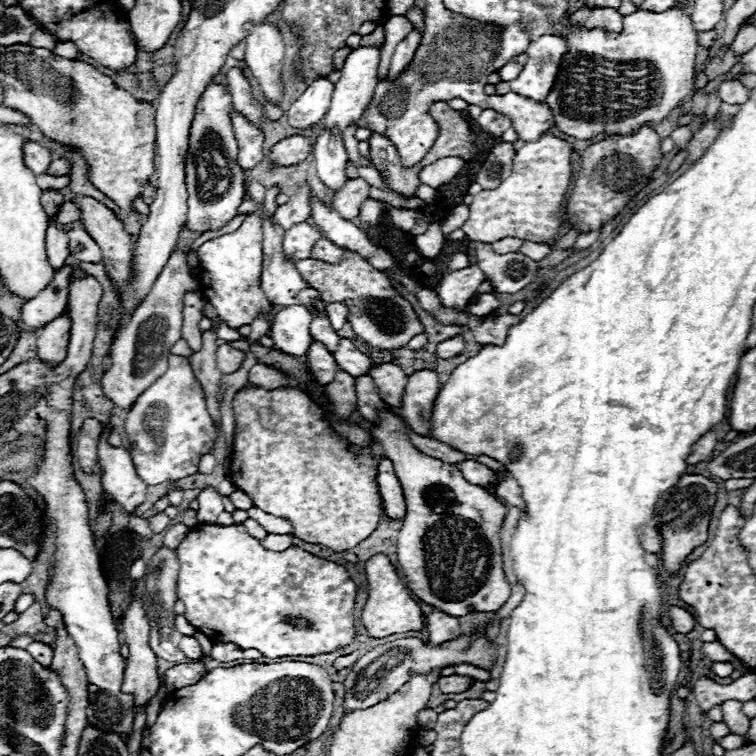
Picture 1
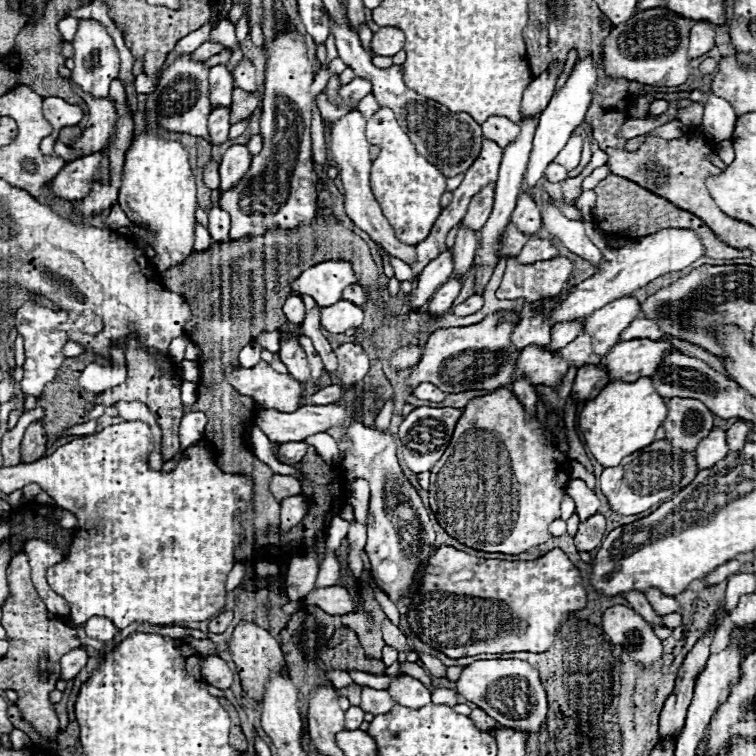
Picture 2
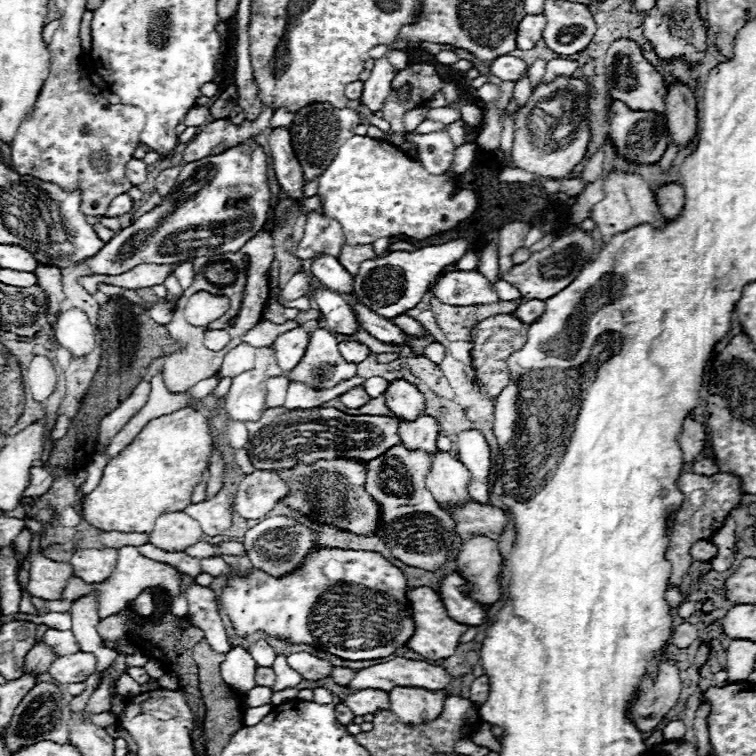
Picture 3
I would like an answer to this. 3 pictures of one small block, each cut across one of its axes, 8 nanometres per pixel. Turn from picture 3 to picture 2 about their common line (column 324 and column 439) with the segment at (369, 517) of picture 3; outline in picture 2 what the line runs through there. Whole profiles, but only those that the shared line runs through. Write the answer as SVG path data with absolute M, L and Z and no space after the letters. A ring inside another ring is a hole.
M498 388L496 392L472 398L466 404L444 456L432 468L428 488L430 508L438 524L464 546L502 554L528 552L552 538L548 526L560 518L560 502L570 476L570 458L568 474L564 462L566 456L542 438L540 422L530 416L526 422L526 412L516 396L508 388Z

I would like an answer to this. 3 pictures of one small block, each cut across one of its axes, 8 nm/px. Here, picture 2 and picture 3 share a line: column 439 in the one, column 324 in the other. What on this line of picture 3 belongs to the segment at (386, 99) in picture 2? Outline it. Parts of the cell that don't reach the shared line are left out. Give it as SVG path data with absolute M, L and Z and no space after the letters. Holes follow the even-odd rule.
M308 104L300 108L294 116L294 122L290 126L292 146L296 152L296 158L300 160L302 172L308 180L314 180L324 172L324 168L334 160L338 148L344 144L344 140L354 136L354 128L360 124L360 116L352 108L334 108L332 104Z

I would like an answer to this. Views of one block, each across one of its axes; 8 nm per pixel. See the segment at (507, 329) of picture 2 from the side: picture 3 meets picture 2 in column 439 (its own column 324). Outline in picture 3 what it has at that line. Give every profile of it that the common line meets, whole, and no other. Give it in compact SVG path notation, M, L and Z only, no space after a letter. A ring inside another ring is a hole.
M324 328L312 332L304 358L290 372L290 380L300 380L314 388L330 388L352 376L356 376L356 364L342 360L334 334Z

